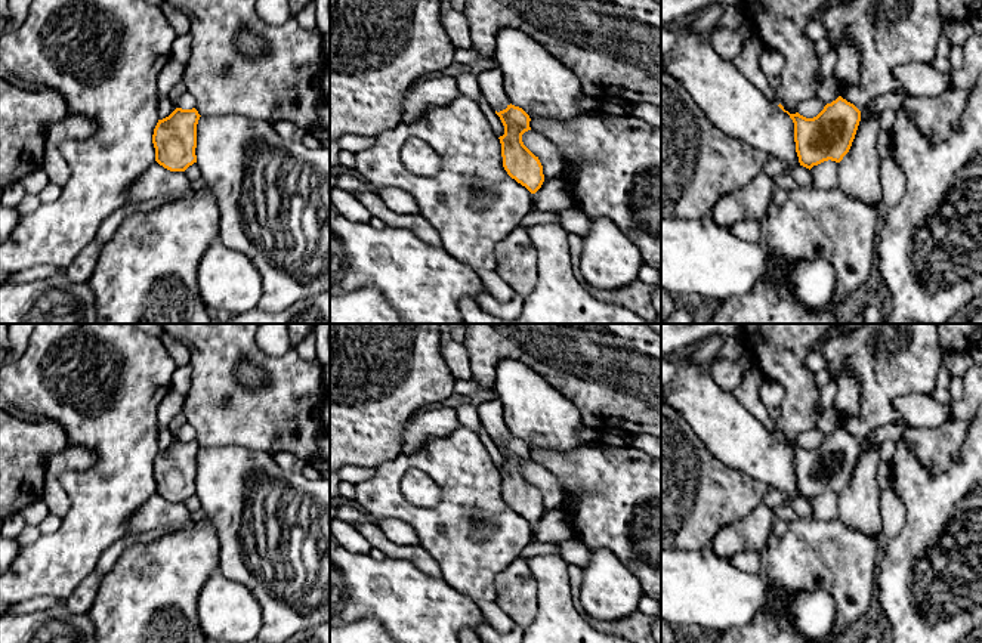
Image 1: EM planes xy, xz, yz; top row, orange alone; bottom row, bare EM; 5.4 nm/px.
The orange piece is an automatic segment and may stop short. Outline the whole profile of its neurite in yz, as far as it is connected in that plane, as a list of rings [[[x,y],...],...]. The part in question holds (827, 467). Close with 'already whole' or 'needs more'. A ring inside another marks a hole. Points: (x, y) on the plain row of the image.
[[[839,427],[813,449],[806,449],[799,443],[790,445],[781,435],[778,438],[794,454],[800,497],[810,501],[828,491],[840,494],[849,483],[861,452],[861,442],[853,435]]]; already whole

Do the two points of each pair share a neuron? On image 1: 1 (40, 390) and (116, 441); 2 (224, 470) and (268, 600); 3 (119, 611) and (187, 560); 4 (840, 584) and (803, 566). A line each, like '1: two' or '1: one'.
1: one
2: one
3: one
4: one

